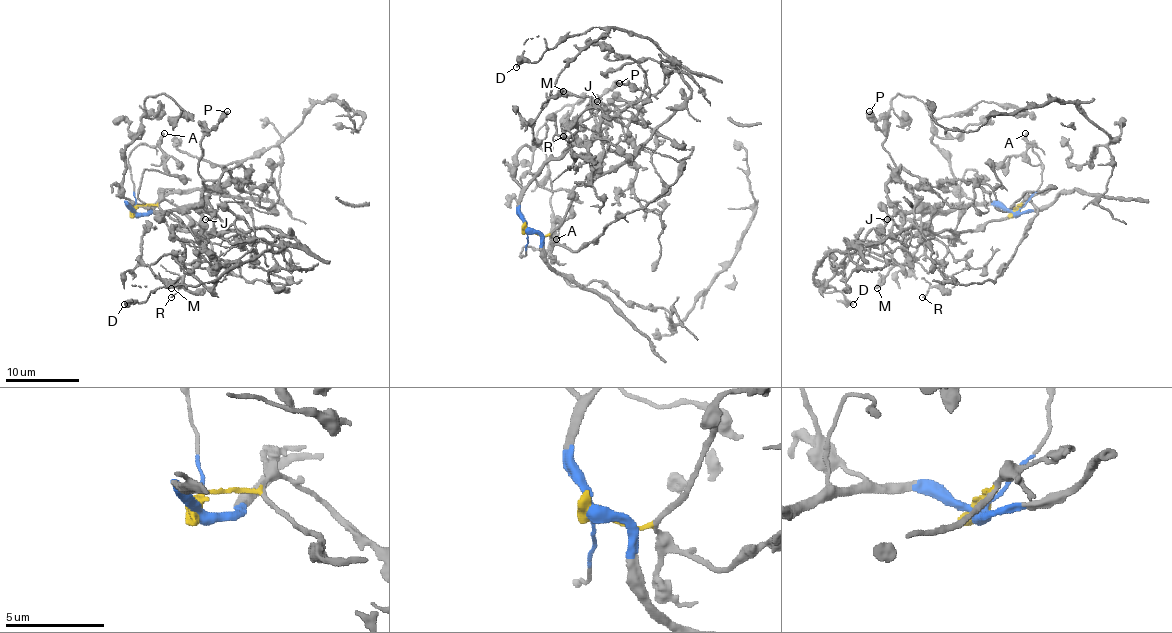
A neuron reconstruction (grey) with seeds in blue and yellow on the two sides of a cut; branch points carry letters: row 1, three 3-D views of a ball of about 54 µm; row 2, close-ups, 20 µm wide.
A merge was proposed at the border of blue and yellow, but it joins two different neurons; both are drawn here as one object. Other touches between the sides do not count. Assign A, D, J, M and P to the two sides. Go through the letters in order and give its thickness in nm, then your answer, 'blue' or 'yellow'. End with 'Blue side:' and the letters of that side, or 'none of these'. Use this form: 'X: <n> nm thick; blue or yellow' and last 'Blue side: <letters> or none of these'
A: 360 nm thick; blue
D: 400 nm thick; yellow
J: 240 nm thick; blue
M: 400 nm thick; yellow
P: 550 nm thick; blue
Blue side: A, J, P

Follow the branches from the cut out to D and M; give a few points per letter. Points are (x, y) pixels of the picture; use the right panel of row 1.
D: (1016, 212), (1021, 205), (975, 231), (905, 227), (881, 242), (833, 251), (812, 282), (836, 288), (853, 305)
M: (1016, 212), (975, 231), (905, 227), (816, 268), (824, 286), (855, 255), (886, 260), (877, 288)

